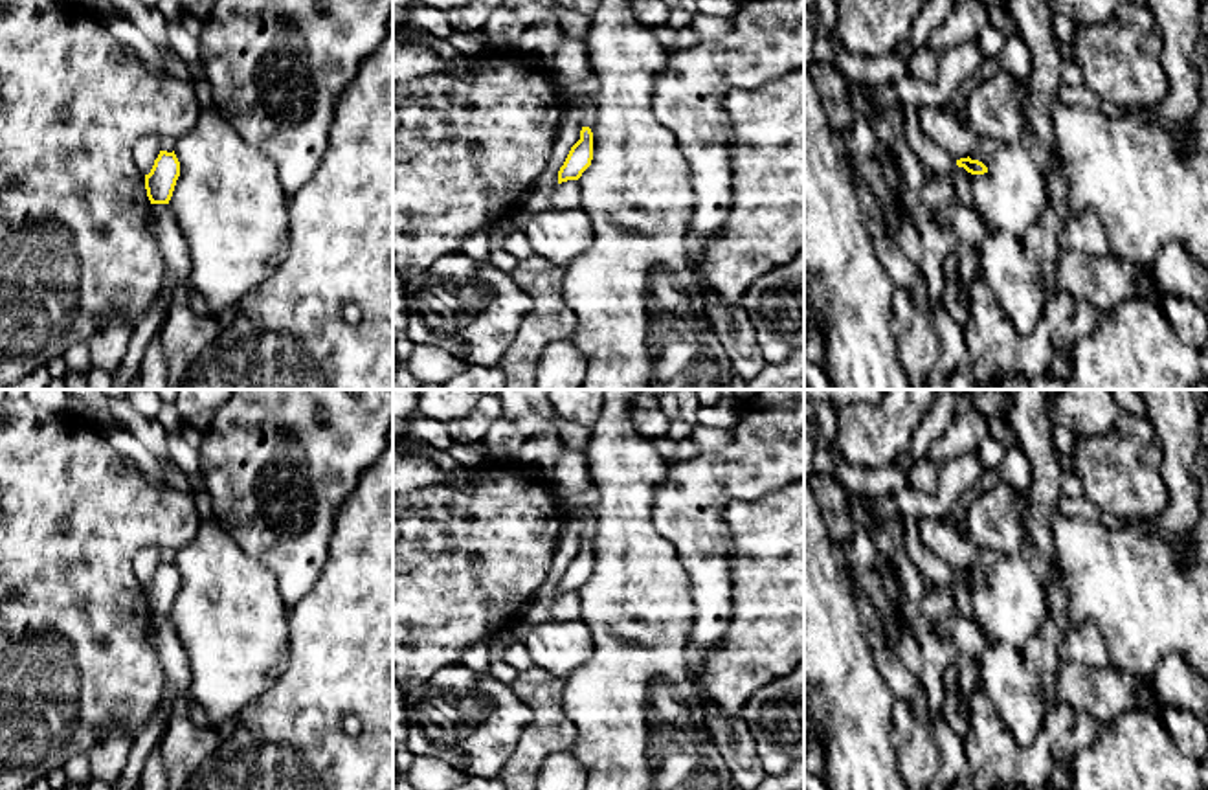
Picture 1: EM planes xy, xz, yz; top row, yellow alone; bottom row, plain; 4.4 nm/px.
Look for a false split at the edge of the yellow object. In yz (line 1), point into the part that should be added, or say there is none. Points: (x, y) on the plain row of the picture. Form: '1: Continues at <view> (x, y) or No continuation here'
1: No continuation here

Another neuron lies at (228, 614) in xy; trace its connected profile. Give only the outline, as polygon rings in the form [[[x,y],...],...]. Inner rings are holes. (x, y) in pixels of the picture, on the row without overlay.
[[[217,518],[200,520],[195,538],[176,551],[174,566],[180,573],[180,588],[169,619],[189,656],[191,702],[206,709],[211,724],[235,720],[283,676],[290,663],[288,608],[279,595],[277,577],[246,555]]]

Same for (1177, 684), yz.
[[[1182,654],[1168,656],[1147,683],[1168,707],[1188,709],[1208,726],[1208,680]]]

